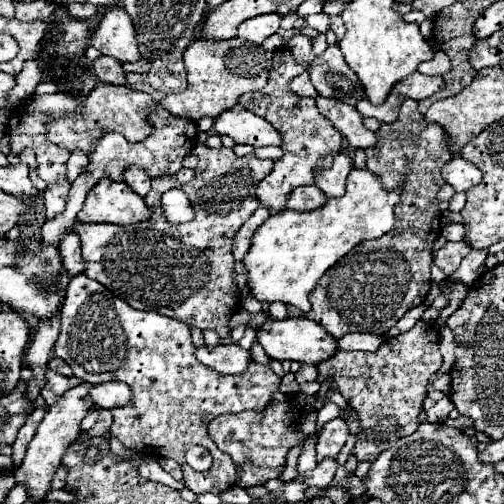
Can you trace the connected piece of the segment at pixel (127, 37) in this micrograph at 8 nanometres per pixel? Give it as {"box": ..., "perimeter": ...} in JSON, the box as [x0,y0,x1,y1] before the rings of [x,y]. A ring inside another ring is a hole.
{"box":[91,9,139,61],"perimeter":[[[111,9],[103,15],[101,23],[97,25],[91,45],[99,49],[103,55],[111,55],[117,61],[139,61],[139,49],[135,41],[135,29],[125,13],[125,9]]]}

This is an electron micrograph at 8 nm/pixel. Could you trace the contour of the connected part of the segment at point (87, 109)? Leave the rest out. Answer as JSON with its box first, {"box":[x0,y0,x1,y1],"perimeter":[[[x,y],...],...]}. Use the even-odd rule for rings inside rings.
{"box":[47,83,155,153],"perimeter":[[[97,83],[95,89],[81,99],[81,113],[71,113],[71,117],[51,117],[47,121],[47,139],[55,145],[73,149],[83,149],[89,153],[93,143],[107,131],[121,133],[127,141],[143,141],[151,133],[151,125],[147,123],[149,109],[155,105],[147,93],[133,91],[131,87],[111,85],[111,83]]]}

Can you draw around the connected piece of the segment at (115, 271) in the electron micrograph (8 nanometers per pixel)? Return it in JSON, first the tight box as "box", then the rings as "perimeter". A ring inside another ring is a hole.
{"box":[73,142,271,339],"perimeter":[[[197,142],[192,153],[197,155],[199,162],[195,168],[195,177],[181,185],[175,177],[155,177],[151,191],[147,195],[147,203],[151,203],[151,219],[135,225],[111,225],[111,223],[75,223],[73,229],[81,239],[85,273],[111,289],[117,297],[127,301],[131,307],[141,311],[155,311],[171,319],[179,319],[189,327],[213,329],[225,339],[229,317],[233,309],[239,305],[239,293],[235,283],[235,259],[231,255],[231,241],[241,229],[241,225],[251,217],[251,213],[259,207],[259,199],[255,197],[255,189],[259,181],[271,171],[271,159],[257,159],[255,155],[237,157],[231,149],[213,149]],[[169,189],[183,189],[191,198],[195,209],[195,219],[181,225],[171,225],[161,211],[161,195]]]}

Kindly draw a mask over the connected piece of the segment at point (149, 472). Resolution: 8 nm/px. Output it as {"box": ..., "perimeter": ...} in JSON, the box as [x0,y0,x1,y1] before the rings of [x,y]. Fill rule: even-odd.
{"box":[135,461,186,490],"perimeter":[[[135,461],[135,467],[139,467],[139,473],[155,483],[163,483],[163,485],[169,486],[173,489],[179,490],[186,487],[184,480],[177,481],[171,475],[167,475],[159,465],[157,461],[151,461],[151,463],[139,463]]]}

